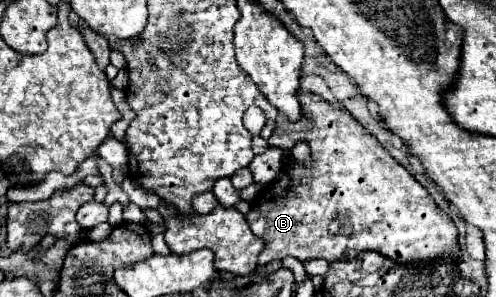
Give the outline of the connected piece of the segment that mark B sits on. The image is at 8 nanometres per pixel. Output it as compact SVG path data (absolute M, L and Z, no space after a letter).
M300 92L298 100L302 104L302 120L294 124L278 114L276 130L268 144L288 152L294 142L306 140L312 150L312 164L296 166L294 162L294 166L290 166L288 158L276 182L272 182L272 186L268 188L262 188L252 200L252 212L246 216L246 220L250 224L250 230L264 240L264 250L258 256L258 268L284 256L294 256L302 262L312 258L338 262L356 258L356 254L362 252L380 252L392 262L400 264L434 258L452 258L452 262L458 264L460 244L456 226L450 216L446 216L436 206L428 190L400 162L396 162L390 152L372 134L368 134L346 110L332 106L316 94Z

